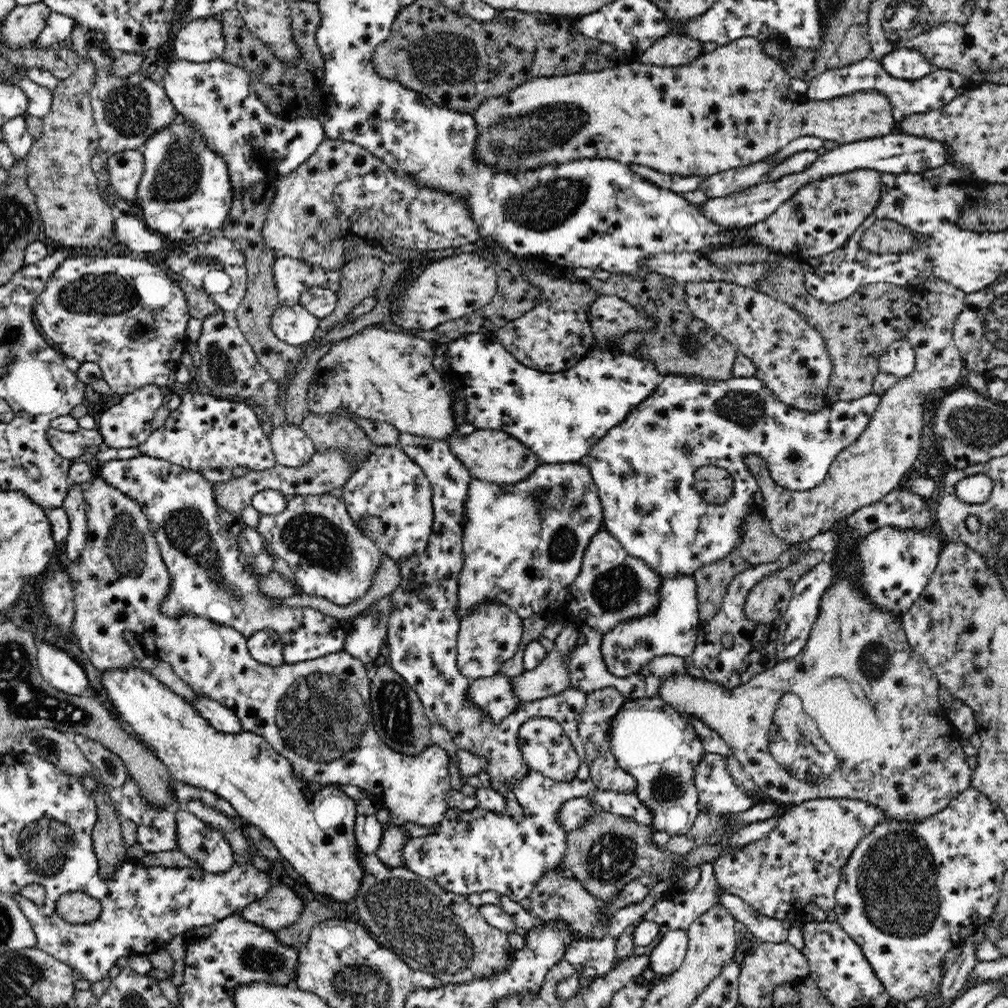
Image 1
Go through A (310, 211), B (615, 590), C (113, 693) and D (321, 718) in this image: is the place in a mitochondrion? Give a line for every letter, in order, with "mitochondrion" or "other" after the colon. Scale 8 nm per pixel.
A: other
B: mitochondrion
C: other
D: mitochondrion

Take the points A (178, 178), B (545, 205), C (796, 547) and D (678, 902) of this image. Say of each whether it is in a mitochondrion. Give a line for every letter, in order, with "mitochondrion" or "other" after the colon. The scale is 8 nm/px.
A: mitochondrion
B: mitochondrion
C: other
D: other

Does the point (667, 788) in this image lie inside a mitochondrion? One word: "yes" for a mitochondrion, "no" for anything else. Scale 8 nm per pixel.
yes

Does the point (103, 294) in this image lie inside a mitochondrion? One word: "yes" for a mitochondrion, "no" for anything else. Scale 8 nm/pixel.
yes

